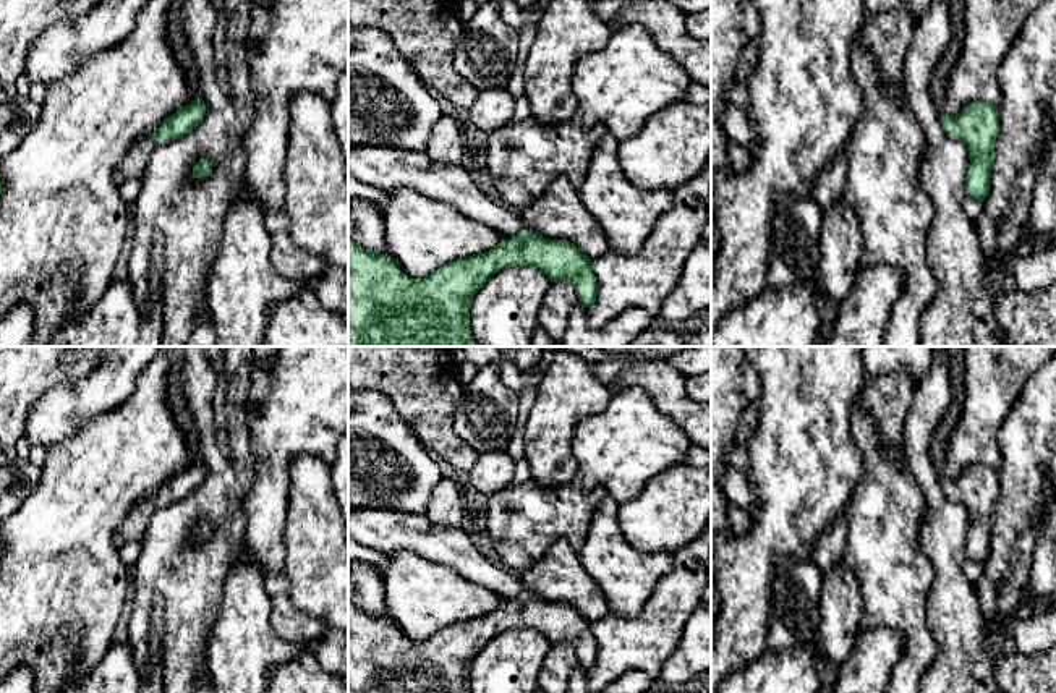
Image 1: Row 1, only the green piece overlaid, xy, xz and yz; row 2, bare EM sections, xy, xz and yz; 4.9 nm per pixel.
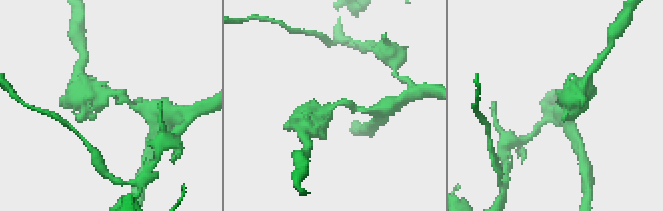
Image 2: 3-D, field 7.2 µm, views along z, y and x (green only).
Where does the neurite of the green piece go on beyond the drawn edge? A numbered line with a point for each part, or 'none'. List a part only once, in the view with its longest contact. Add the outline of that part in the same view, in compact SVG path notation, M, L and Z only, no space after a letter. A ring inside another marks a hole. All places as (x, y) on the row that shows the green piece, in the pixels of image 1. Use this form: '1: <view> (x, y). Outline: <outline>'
1: xz (381, 167). Outline: M348 146L348 175L387 193L402 186L413 188L494 228L504 240L523 230L522 214L488 198L463 164L442 165L426 152L407 149Z

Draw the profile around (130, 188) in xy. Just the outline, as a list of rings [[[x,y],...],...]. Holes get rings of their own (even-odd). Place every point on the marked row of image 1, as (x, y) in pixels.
[[[143,176],[128,178],[123,183],[120,183],[120,194],[128,206],[136,202],[141,186]]]

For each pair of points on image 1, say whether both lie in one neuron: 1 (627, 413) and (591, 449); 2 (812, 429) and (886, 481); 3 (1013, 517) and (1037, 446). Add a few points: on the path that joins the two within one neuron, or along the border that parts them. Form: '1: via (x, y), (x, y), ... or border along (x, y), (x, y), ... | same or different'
1: via (617, 423), (608, 428), (601, 439) | same
2: border along (851, 429), (862, 455), (862, 476), (849, 501) | different
3: via (1021, 499), (1022, 481), (1034, 463) | same

